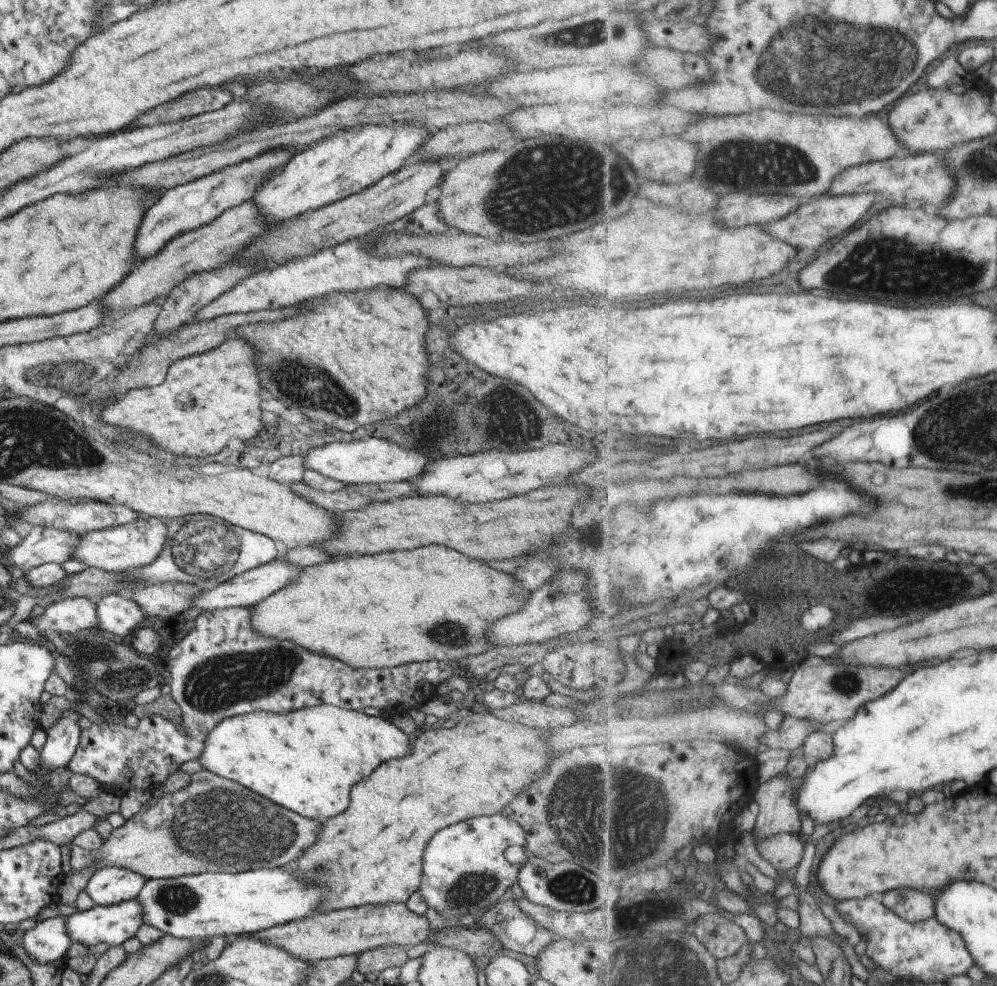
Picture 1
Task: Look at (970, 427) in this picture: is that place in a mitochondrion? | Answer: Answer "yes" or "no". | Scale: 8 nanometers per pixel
yes

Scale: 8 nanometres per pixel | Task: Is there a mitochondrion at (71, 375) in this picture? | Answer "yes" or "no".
yes

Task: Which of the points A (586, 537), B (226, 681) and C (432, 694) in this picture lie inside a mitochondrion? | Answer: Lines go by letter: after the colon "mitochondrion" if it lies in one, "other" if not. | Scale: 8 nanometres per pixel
A: mitochondrion
B: mitochondrion
C: other

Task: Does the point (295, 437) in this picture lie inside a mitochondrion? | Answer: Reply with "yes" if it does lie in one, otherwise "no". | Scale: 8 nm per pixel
no

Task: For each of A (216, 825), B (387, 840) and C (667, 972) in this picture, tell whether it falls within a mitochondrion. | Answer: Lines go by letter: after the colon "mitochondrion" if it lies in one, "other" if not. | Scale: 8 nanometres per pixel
A: mitochondrion
B: other
C: mitochondrion

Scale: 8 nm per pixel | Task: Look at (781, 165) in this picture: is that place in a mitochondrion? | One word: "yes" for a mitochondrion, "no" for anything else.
yes

